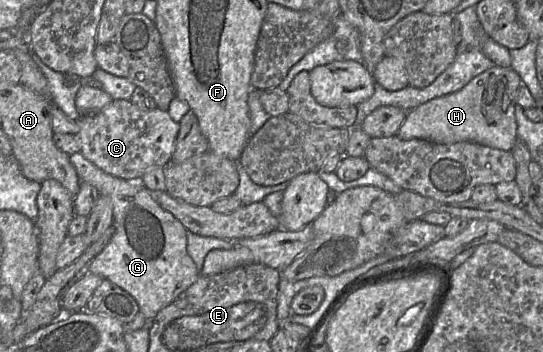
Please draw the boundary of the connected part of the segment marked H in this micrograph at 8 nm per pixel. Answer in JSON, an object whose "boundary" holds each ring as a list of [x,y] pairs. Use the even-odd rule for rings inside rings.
{"boundary":[[[494,66],[471,79],[460,90],[408,111],[397,135],[404,140],[417,138],[437,144],[470,141],[511,151],[518,141],[515,105],[521,84],[520,76],[511,67]]]}

